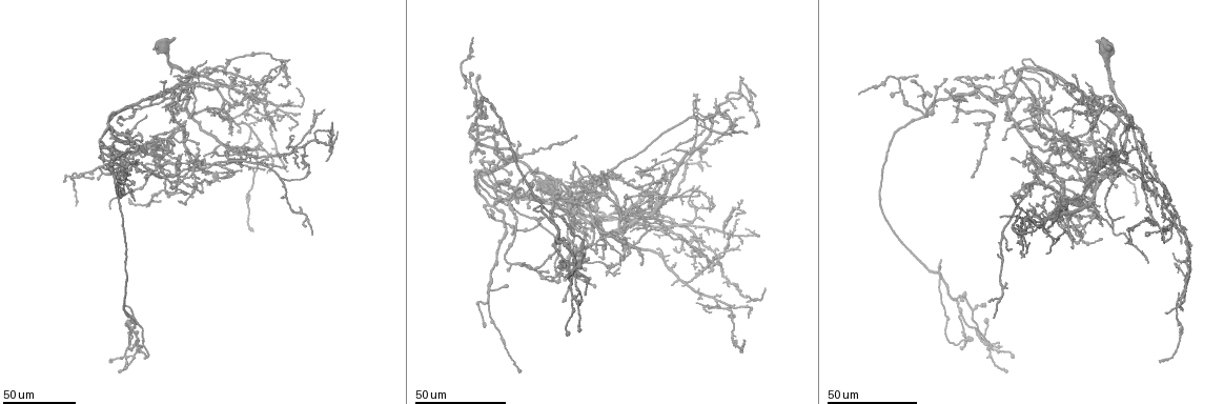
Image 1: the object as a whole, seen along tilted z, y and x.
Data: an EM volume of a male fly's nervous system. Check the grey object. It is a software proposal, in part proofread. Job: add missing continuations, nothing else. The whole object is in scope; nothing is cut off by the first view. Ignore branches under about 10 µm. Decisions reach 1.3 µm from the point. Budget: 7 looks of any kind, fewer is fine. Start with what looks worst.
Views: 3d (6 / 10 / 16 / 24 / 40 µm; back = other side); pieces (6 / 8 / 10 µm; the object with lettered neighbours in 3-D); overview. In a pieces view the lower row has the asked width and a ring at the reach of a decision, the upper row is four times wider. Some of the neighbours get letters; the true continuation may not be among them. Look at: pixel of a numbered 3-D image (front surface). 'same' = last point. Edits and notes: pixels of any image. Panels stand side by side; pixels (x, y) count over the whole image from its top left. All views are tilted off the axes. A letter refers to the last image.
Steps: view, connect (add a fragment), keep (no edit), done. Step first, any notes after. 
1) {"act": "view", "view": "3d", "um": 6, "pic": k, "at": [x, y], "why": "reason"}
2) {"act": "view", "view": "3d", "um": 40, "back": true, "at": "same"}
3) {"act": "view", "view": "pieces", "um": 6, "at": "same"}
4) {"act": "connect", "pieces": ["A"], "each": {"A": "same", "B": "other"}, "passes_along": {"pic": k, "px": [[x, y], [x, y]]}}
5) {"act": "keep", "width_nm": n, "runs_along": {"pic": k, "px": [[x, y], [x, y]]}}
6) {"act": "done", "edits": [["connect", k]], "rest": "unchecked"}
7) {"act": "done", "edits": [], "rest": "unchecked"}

{"act": "view", "view": "3d", "um": 40, "pic": 1, "at": [729, 111], "why": "end of a long branch"}

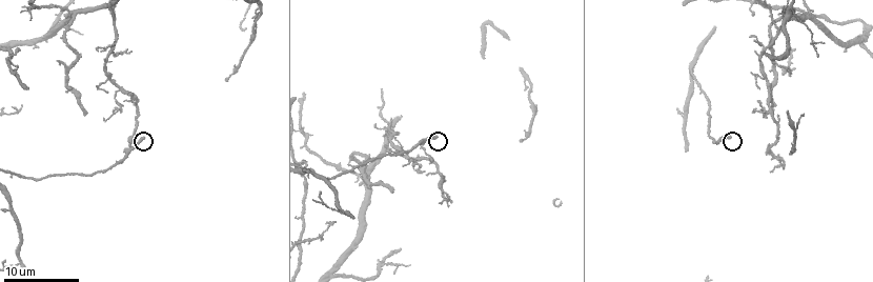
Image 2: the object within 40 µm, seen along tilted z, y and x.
{"act": "view", "view": "pieces", "um": 6, "pic": 2, "at": [434, 137]}

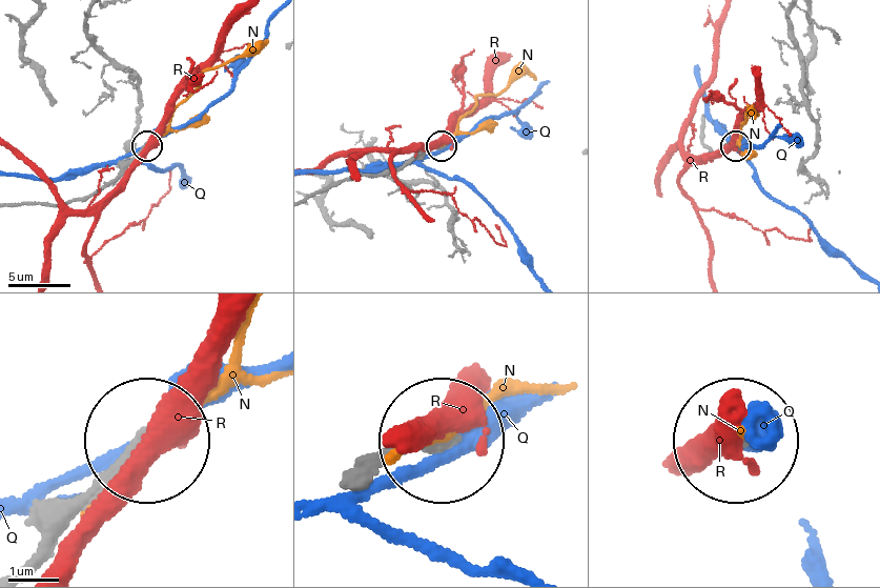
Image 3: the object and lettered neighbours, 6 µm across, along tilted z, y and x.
{"act": "keep", "width_nm": 300, "each": {"N": "other", "Q": "other", "R": "other"}, "found": "no lettered fragment goes on from it"}

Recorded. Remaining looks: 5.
{"act": "view", "view": "3d", "um": 24, "pic": 1, "at": [108, 208], "why": "an open end"}

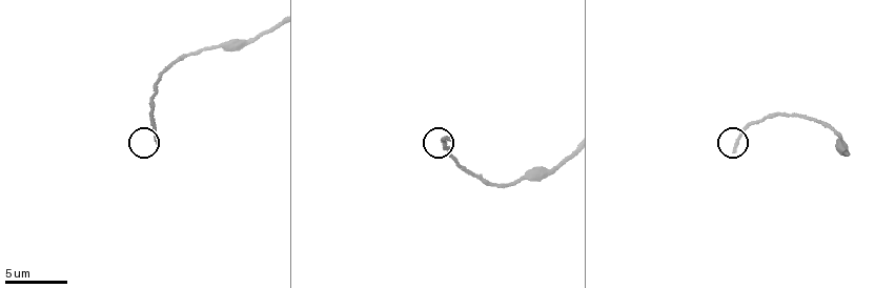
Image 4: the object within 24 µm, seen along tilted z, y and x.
{"act": "view", "view": "pieces", "um": 6, "pic": 4, "at": [736, 148], "why": "what lies round it"}

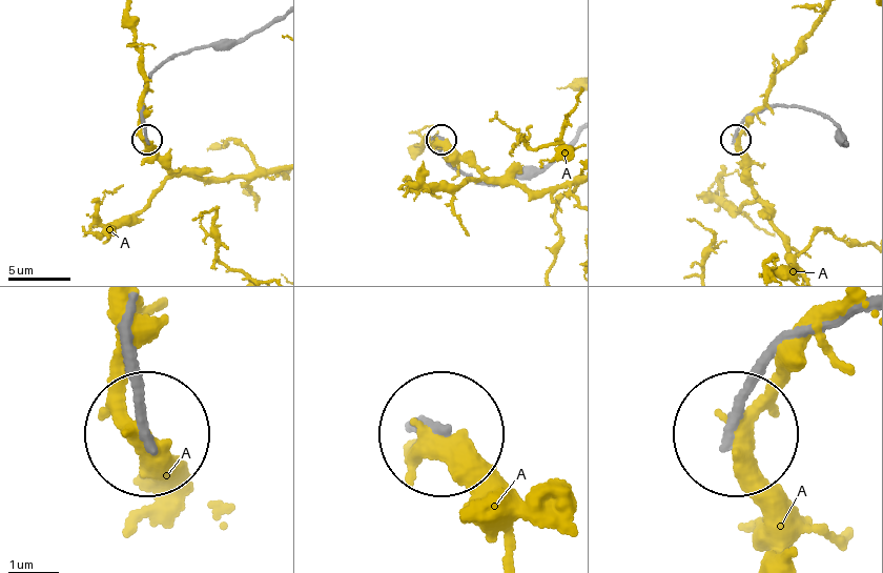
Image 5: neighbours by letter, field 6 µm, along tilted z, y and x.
{"act": "keep", "width_nm": 160, "each": {"A": "other"}, "runs_along": {"pic": 5, "px": [[132, 311], [141, 427]]}, "found": "no lettered fragment goes on from it"}

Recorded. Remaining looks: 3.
{"act": "view", "view": "3d", "um": 40, "pic": 1, "at": [993, 319], "why": "an open end"}

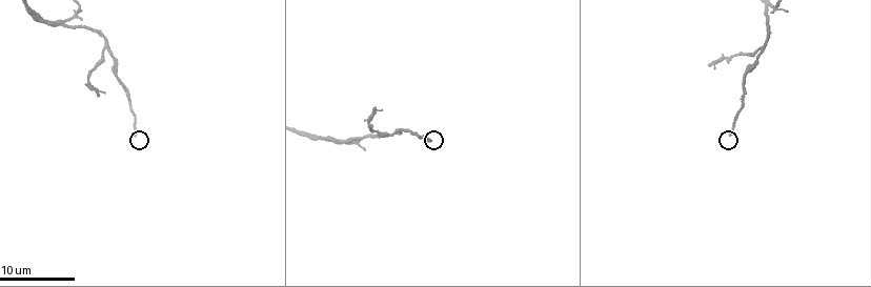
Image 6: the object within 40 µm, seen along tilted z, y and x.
{"act": "view", "view": "pieces", "um": 6, "pic": 6, "at": [730, 135]}

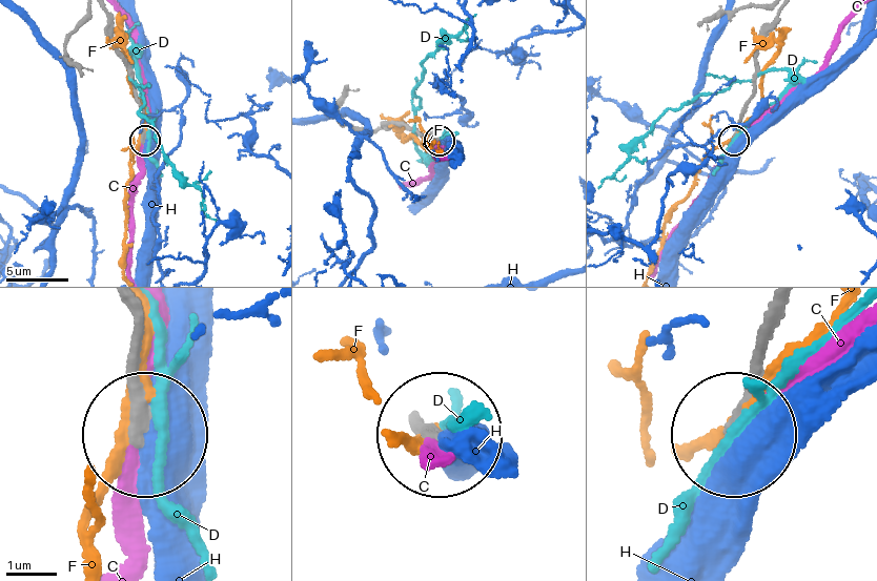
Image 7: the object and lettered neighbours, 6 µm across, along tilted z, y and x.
{"act": "keep", "each": {"C": "other", "D": "other", "F": "other", "H": "other"}, "runs_along": {"pic": 7, "px": [[777, 310], [736, 426]]}, "found": "no lettered fragment goes on from it"}

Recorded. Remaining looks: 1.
{"act": "done", "edits": [], "rest": "unchecked"}

